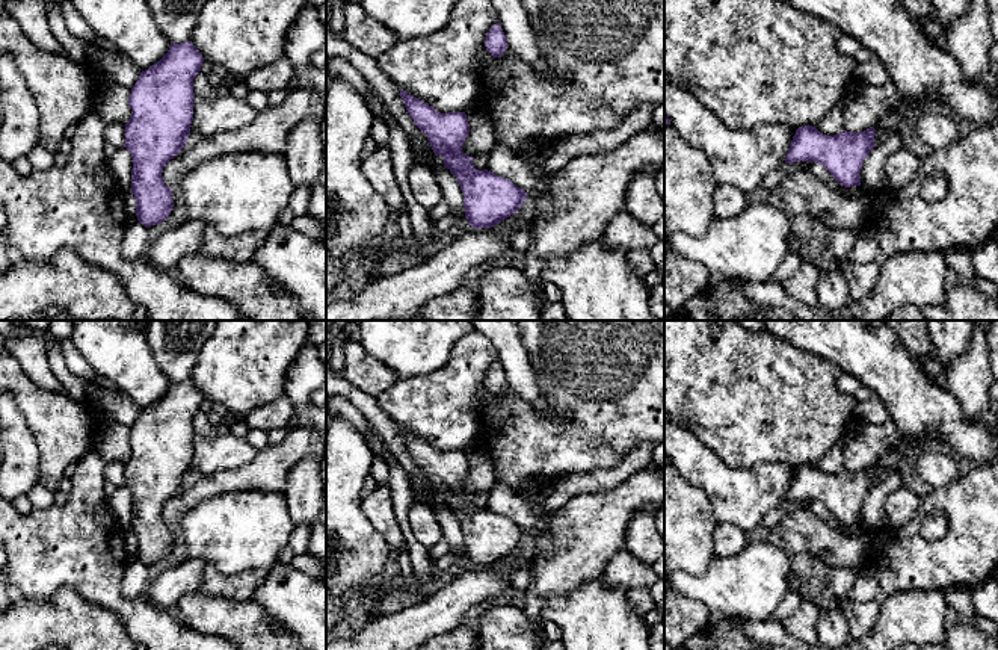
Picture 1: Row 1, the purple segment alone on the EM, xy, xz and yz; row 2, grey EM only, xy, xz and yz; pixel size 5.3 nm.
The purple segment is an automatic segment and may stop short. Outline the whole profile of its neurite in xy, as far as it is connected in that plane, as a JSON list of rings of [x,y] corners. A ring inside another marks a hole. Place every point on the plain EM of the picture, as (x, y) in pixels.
[[[189,381],[171,382],[168,392],[142,410],[131,426],[131,455],[125,463],[124,485],[133,496],[131,529],[137,559],[146,567],[165,559],[174,546],[163,522],[163,505],[189,478],[193,458],[193,417],[204,401]]]

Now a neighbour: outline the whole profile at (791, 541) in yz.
[[[781,525],[772,529],[773,538],[778,540],[785,552],[794,559],[799,555],[809,555],[809,547],[805,540],[794,531],[785,529]]]

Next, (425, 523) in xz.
[[[415,502],[409,514],[411,529],[420,544],[430,549],[442,538],[442,528],[432,506]]]

